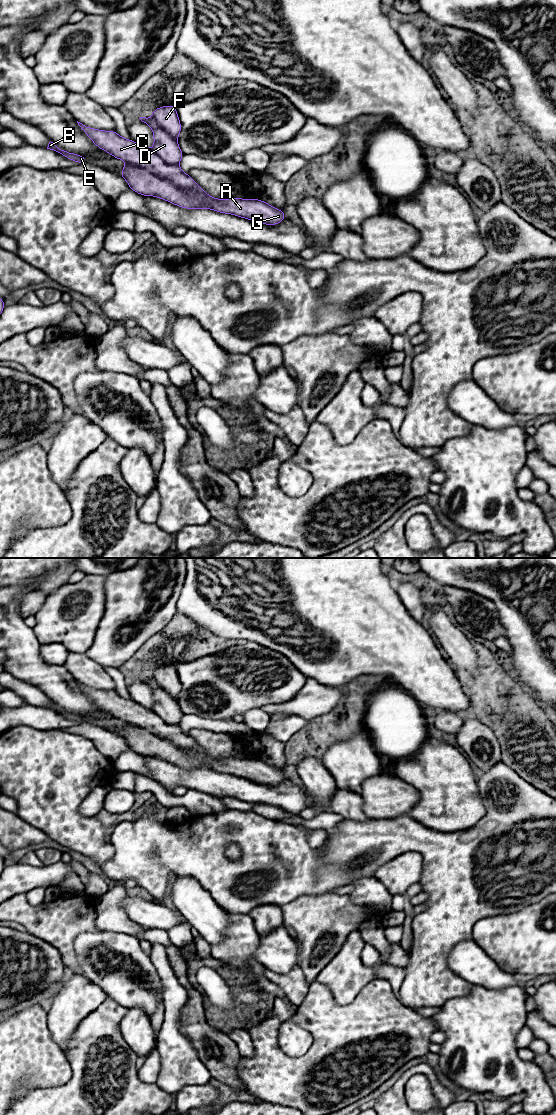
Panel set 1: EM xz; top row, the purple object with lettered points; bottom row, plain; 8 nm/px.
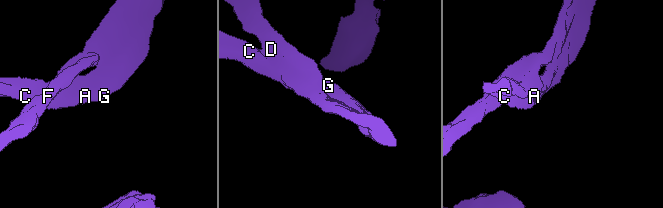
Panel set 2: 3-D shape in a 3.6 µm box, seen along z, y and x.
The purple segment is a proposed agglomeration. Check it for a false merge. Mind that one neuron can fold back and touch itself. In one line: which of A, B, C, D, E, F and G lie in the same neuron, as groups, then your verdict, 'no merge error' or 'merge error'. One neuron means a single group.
groups A B C D E F G; no merge error

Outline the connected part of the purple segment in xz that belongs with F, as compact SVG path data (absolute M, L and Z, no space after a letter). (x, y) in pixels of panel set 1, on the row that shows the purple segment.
M176 106L158 107L150 118L139 119L153 131L152 149L121 137L116 131L92 129L77 121L98 148L127 163L120 176L134 192L144 197L157 197L185 209L210 209L269 226L286 219L283 210L261 199L214 198L180 169L184 153L177 142L182 126Z

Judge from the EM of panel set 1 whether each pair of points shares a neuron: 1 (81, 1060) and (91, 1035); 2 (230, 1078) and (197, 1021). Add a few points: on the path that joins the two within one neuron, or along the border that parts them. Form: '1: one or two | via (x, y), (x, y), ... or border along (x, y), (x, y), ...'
1: one | via (84, 1054), (89, 1048), (91, 1041)
2: one | via (223, 1064), (223, 1047), (210, 1035)

